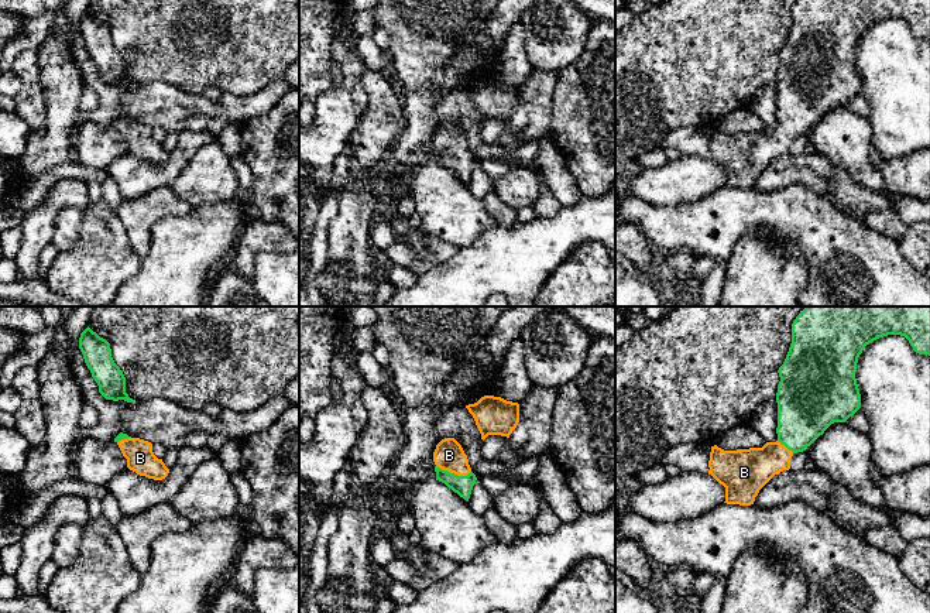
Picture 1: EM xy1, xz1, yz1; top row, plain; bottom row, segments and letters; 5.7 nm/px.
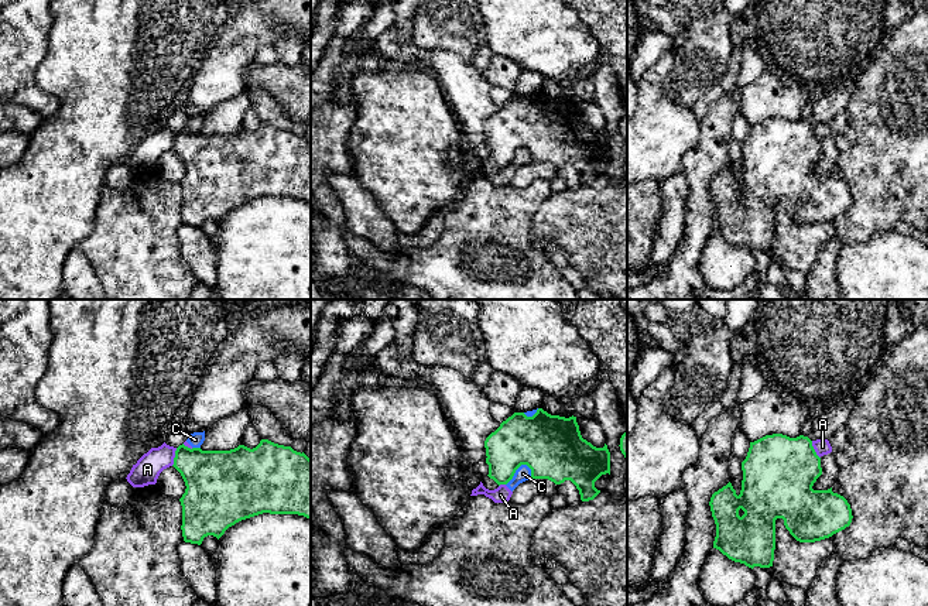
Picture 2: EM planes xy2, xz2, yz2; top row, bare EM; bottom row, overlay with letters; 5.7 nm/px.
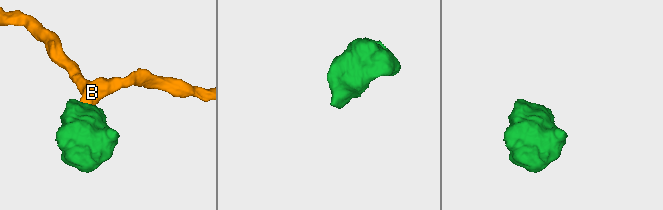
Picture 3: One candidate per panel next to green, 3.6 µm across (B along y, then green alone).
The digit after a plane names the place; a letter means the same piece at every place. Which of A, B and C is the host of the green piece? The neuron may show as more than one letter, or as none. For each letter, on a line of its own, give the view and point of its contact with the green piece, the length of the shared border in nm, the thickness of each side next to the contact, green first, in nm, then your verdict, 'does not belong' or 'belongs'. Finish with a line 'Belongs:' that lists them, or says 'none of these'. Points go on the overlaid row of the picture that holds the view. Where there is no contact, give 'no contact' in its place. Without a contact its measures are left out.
A: xy2 (175, 456) | 110 nm | 320/150 nm | does not belong
B: xz1 (453, 473) | 200 nm | 110/170 nm | belongs
C: xz2 (516, 469) | 180 nm | 360/90 nm | does not belong
Belongs: B

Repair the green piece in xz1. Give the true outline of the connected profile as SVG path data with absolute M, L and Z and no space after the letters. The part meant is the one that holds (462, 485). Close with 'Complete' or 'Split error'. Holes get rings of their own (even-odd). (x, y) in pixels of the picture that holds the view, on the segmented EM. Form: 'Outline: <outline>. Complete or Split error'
Outline: M454 438L442 439L433 452L436 480L469 501L477 480L471 472L467 455Z. Split error

